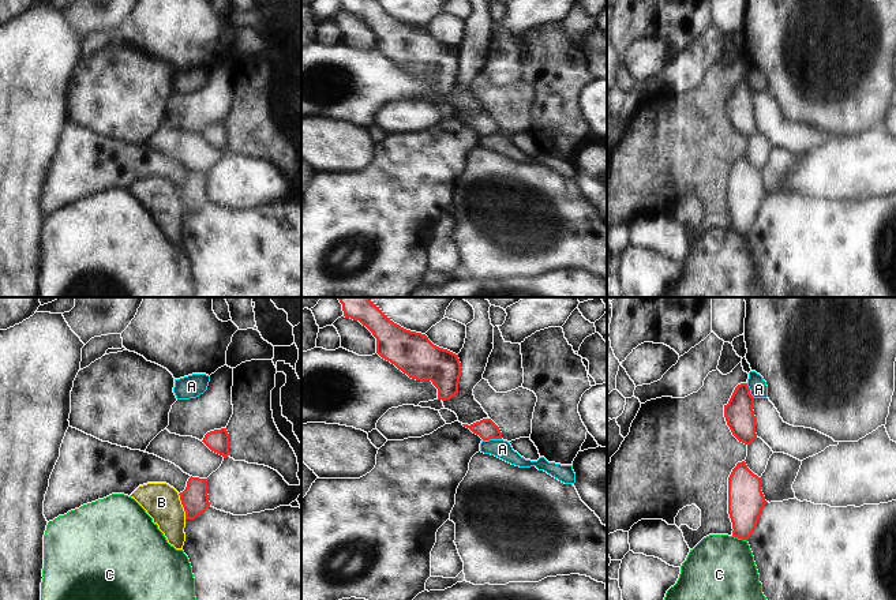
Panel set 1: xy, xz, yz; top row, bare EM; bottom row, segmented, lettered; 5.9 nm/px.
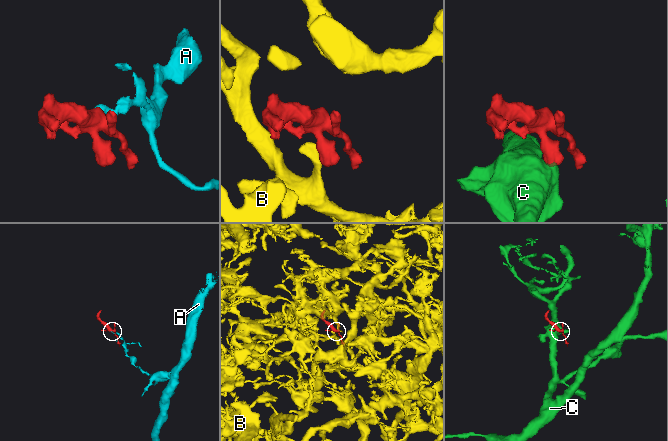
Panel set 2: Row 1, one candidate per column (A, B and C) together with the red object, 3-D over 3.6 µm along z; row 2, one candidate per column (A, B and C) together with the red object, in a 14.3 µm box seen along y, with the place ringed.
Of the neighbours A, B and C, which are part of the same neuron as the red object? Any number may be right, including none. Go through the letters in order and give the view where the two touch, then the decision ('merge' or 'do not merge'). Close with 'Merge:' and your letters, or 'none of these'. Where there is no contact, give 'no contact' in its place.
A: meets red in xz; do not merge
B: meets red in xy; do not merge
C: meets red in yz; do not merge
Merge: none of these

